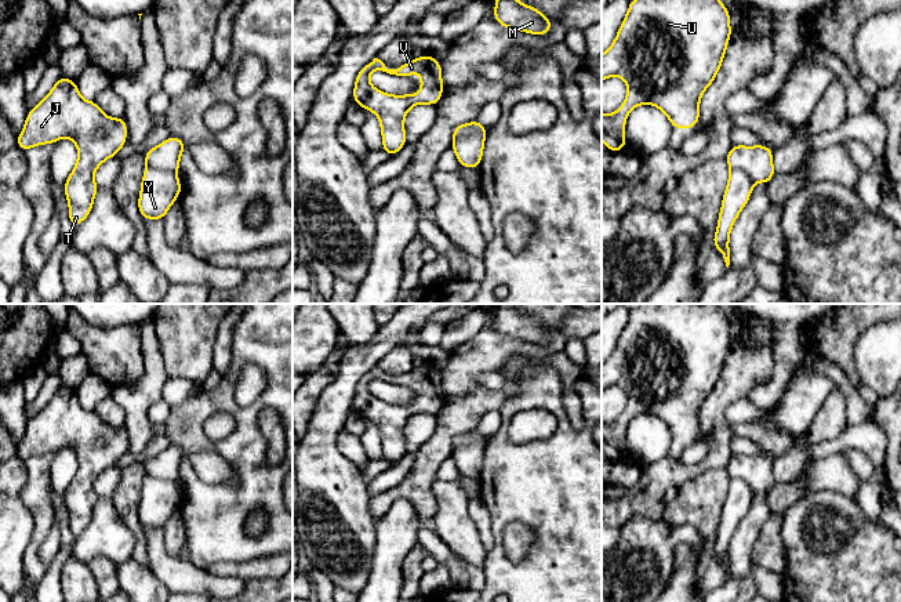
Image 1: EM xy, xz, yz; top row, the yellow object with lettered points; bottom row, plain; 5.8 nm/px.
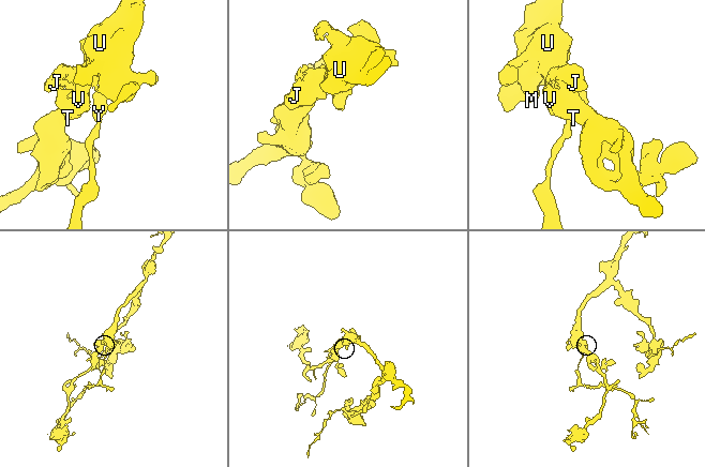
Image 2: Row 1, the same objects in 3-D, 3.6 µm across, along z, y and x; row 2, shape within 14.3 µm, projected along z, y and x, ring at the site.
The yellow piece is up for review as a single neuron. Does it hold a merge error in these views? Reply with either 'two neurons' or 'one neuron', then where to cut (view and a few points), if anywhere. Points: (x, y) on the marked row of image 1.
two neurons | xz (475, 129), (471, 133), (453, 137)

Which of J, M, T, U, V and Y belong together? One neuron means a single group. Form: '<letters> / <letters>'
J M T U V / Y

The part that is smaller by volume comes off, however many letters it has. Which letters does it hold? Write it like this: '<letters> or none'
Y

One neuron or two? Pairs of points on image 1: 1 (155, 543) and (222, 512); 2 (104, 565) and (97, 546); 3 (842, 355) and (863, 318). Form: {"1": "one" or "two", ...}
{"1": "two", "2": "two", "3": "one"}

